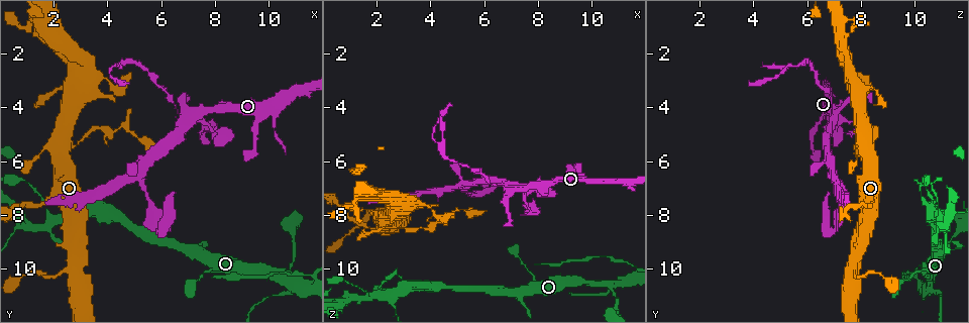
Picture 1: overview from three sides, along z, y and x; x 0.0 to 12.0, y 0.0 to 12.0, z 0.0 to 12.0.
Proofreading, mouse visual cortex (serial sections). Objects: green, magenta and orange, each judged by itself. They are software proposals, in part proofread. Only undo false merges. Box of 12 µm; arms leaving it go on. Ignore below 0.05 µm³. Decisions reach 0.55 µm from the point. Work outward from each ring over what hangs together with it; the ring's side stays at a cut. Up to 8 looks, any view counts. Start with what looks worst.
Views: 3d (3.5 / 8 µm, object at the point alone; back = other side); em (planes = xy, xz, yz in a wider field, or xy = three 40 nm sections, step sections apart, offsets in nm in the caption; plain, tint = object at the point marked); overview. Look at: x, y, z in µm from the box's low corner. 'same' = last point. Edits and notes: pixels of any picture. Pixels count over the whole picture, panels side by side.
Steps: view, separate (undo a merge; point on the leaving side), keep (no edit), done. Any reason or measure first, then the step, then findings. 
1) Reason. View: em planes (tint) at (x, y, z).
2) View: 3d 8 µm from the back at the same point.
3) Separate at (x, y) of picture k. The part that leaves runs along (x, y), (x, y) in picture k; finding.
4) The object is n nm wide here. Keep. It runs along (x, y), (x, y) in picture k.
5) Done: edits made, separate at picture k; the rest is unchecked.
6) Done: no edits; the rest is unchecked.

View: 3d 8 µm at (10.7, 10.4, 10.6).

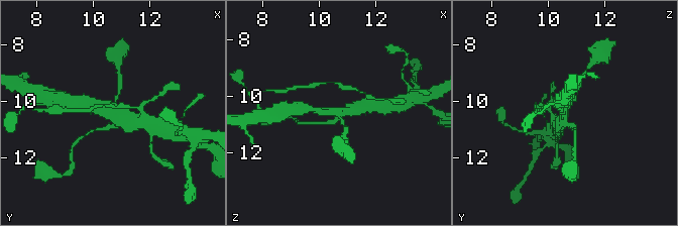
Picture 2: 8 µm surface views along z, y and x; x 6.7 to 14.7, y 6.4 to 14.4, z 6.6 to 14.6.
View: 3d 3.5 µm from the back at (10.7, 10.4, 10.7).

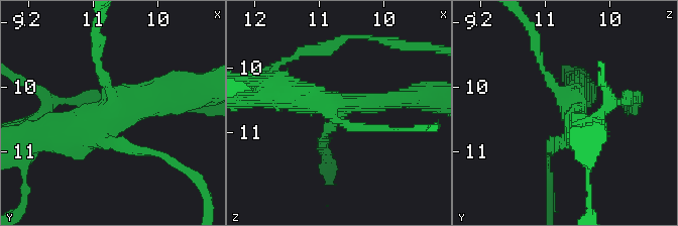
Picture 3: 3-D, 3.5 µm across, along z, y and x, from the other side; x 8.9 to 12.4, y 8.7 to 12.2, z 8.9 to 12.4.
4 arms meet here; the arms are 150, 200, 250, 450 nm wide; shape alone is not enough. View: em xy step 3 (tint) at (10.70, 10.30, 10.60).

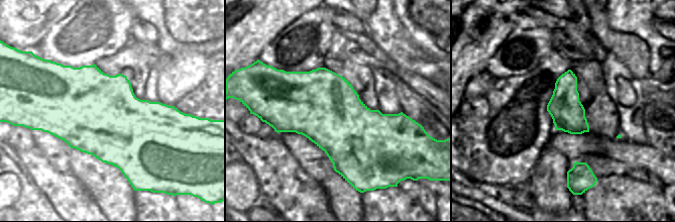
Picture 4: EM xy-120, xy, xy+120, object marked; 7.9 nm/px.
Keep. It runs along (179, 94), (58, 137) in picture 3; one cell here.

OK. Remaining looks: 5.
Thin neck. View: 3d 3.5 µm at (3.8, 4.8, 8.5).

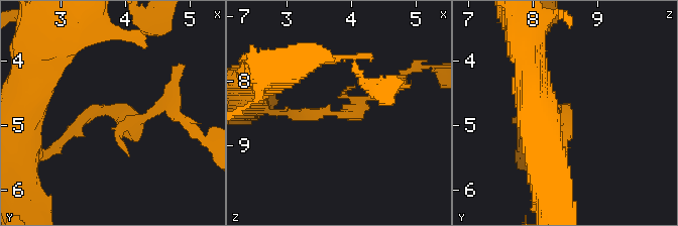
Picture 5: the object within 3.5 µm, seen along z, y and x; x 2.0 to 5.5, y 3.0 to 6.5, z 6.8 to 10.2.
Keep. It runs along (58, 148), (95, 108), (135, 120), (163, 105) in picture 5; continuous, no second cell.

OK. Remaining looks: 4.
Three-way junction. View: 3d 3.5 µm at (5.2, 6.2, 6.8).

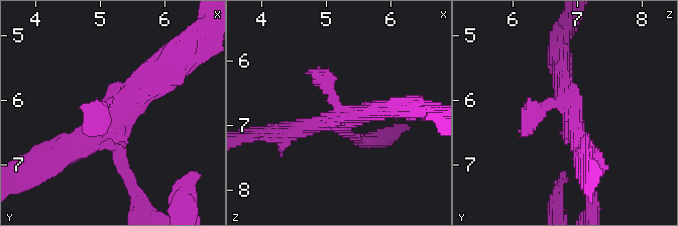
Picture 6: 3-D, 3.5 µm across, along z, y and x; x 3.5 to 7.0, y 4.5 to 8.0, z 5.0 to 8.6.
Keep. It runs along (162, 71), (113, 110), (125, 173) in picture 6; continuous, no second cell.

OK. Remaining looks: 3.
Done: no edits; the rest is unchecked.

